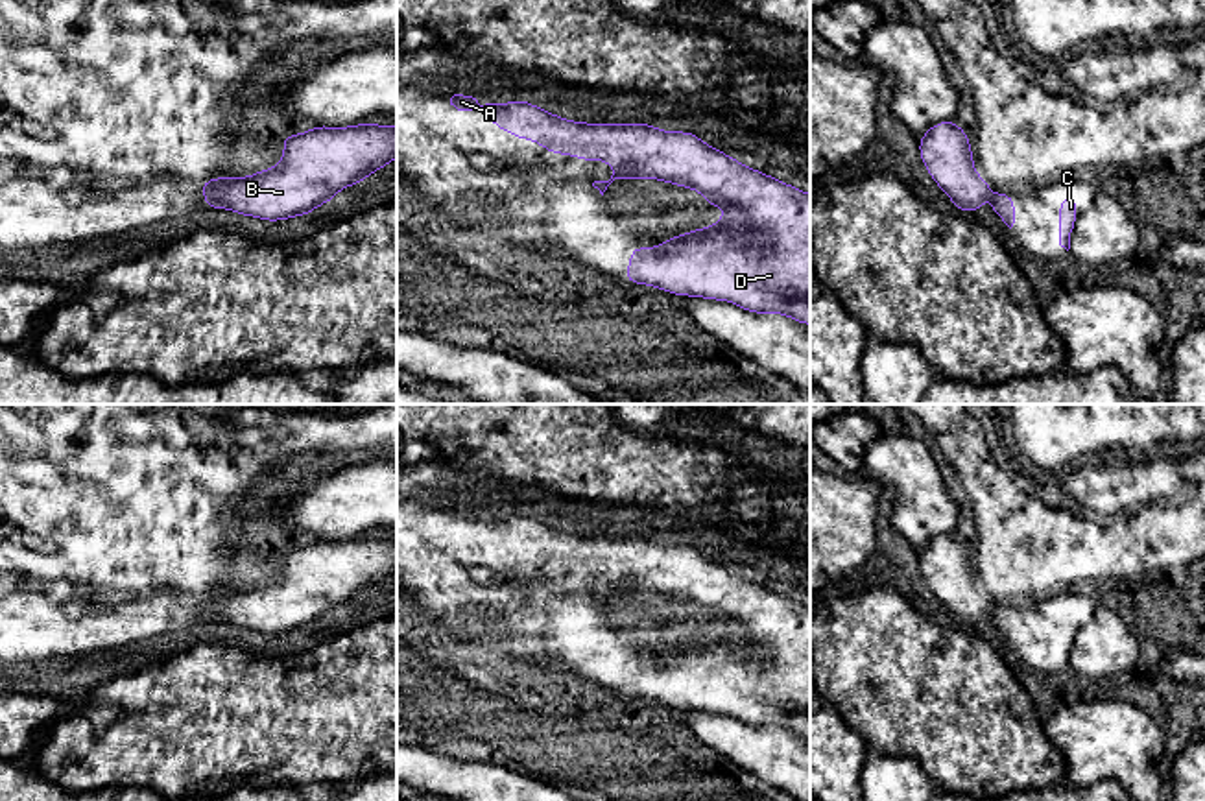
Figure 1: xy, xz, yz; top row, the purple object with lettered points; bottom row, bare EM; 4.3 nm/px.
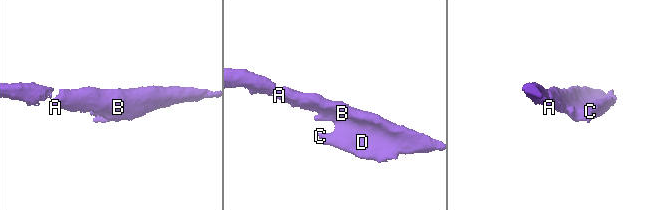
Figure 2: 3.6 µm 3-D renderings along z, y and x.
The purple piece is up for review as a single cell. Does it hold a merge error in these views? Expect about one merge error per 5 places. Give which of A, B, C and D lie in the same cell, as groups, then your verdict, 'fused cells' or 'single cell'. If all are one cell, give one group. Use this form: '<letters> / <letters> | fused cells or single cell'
A B C D | single cell

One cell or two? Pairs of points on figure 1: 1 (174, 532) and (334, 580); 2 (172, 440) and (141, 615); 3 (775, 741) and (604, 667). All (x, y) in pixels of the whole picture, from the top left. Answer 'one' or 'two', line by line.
1: two
2: two
3: two

